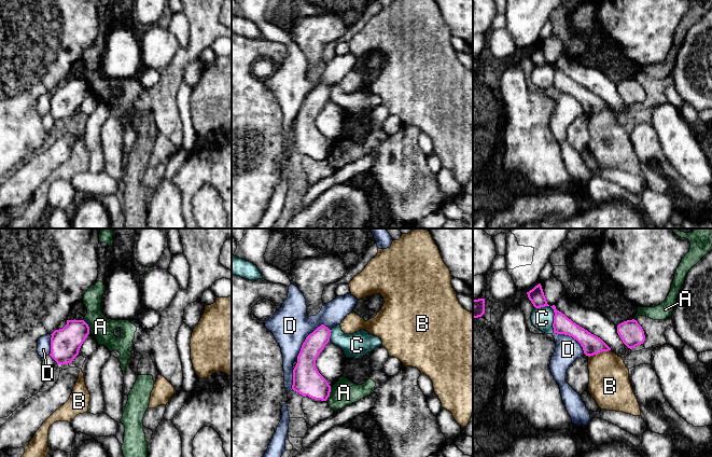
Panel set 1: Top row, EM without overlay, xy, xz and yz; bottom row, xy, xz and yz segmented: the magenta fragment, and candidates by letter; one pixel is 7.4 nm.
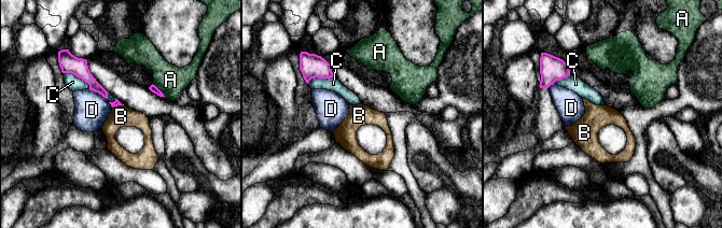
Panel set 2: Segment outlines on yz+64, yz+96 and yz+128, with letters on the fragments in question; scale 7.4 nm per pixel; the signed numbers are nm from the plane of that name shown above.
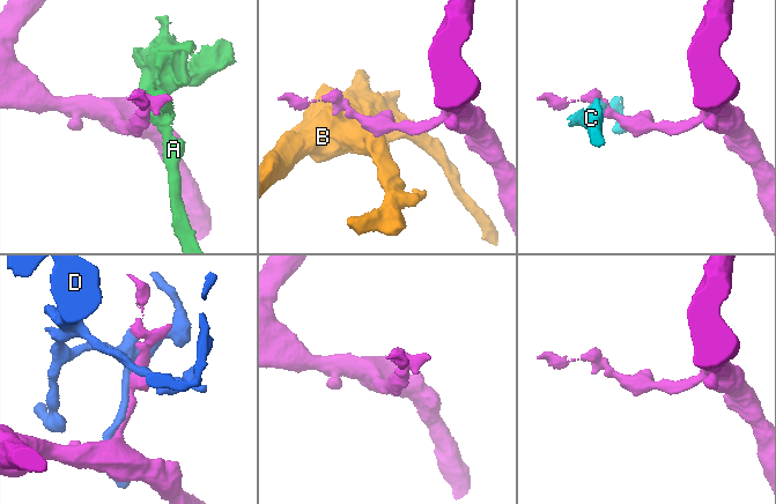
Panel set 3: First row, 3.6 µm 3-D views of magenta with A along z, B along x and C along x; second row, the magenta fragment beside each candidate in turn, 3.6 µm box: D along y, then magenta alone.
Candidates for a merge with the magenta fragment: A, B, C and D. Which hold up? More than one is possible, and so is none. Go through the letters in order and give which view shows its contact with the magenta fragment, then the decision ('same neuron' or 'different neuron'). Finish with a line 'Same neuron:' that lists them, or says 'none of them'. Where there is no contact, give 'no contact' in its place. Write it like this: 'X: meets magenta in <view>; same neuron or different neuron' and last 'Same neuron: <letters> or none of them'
A: meets magenta in xz; different neuron
B: meets magenta in yz; different neuron
C: meets magenta in yz; different neuron
D: meets magenta in xz; different neuron
Same neuron: none of them

